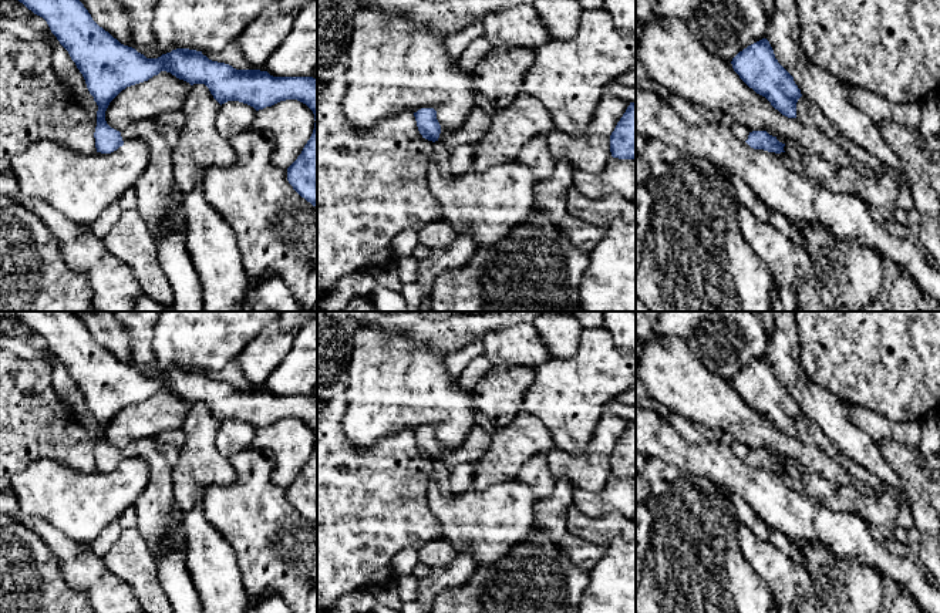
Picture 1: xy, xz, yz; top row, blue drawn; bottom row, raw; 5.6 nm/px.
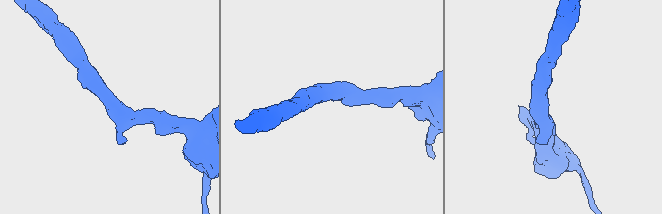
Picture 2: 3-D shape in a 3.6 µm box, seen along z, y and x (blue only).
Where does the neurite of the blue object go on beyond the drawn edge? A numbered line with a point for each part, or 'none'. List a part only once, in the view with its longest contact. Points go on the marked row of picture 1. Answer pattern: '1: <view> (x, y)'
1: xy (157, 201)

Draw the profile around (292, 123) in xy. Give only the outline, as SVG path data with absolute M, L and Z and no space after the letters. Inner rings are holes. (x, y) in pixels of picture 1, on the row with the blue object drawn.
M286 100L256 111L250 129L274 137L272 164L287 169L310 139L314 122L314 114L306 104Z

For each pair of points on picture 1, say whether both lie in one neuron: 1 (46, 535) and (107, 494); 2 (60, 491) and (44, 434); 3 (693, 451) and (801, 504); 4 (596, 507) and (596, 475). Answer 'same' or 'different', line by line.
1: different
2: different
3: same
4: different

